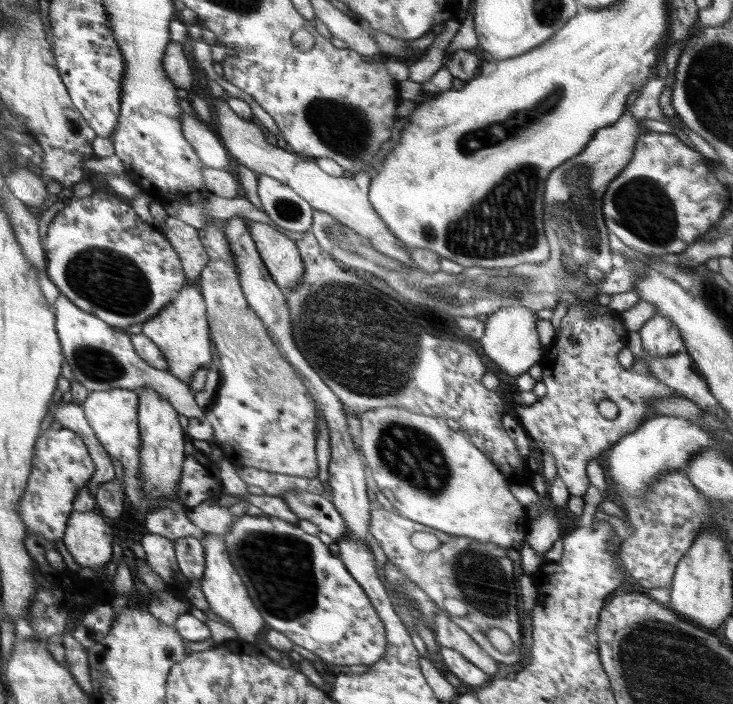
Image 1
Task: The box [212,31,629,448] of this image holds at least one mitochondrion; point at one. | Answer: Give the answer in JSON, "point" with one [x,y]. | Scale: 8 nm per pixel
{"point":[349,348]}

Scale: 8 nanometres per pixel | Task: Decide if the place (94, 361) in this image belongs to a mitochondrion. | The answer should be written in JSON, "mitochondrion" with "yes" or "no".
{"mitochondrion":"yes"}

